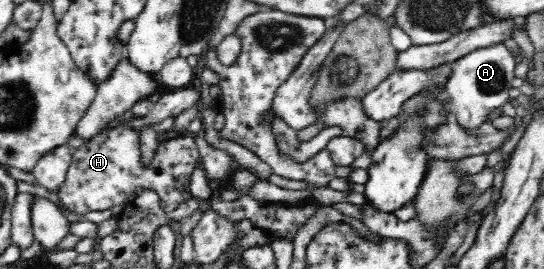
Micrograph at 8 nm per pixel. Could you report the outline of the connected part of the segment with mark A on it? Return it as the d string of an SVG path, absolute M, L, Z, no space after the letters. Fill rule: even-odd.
M502 43L478 47L449 65L451 72L446 80L447 89L453 98L453 111L458 116L457 122L460 125L466 128L480 126L486 114L510 101L510 82L514 79L514 71L519 64L516 55Z

